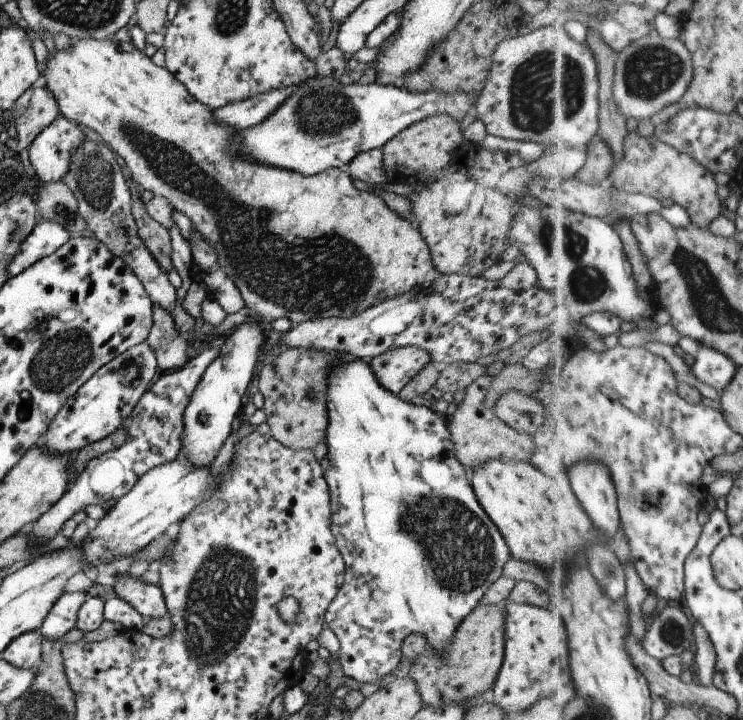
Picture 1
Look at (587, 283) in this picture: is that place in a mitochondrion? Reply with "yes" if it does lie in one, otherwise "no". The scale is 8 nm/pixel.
yes

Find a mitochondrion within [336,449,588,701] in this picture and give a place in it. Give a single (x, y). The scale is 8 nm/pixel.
(459, 568)

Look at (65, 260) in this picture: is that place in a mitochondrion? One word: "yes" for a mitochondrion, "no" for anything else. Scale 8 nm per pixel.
no

